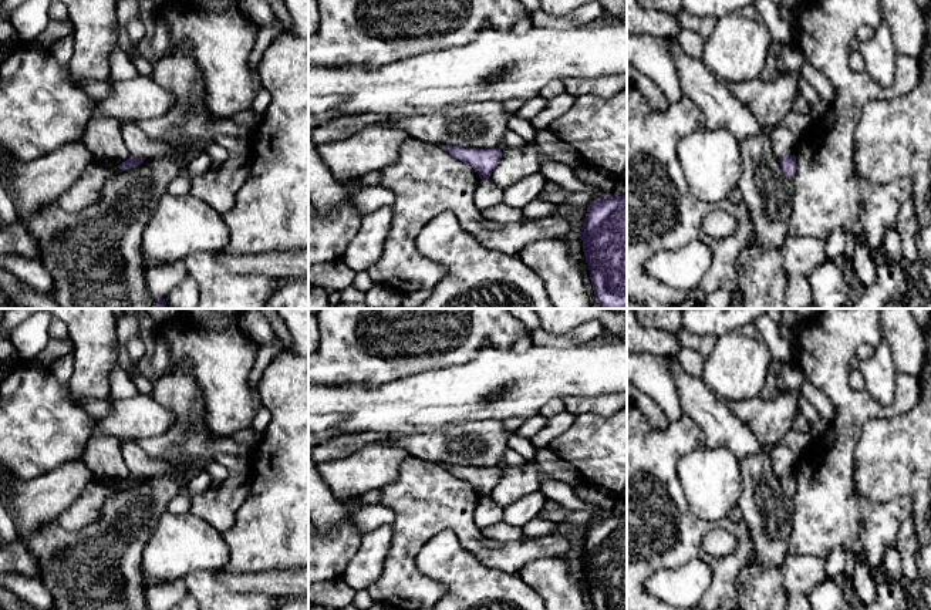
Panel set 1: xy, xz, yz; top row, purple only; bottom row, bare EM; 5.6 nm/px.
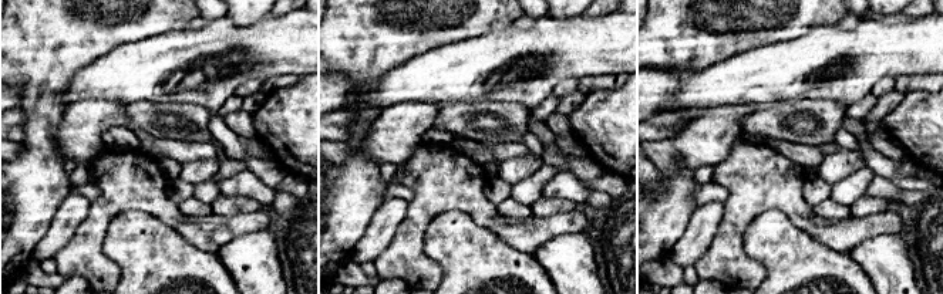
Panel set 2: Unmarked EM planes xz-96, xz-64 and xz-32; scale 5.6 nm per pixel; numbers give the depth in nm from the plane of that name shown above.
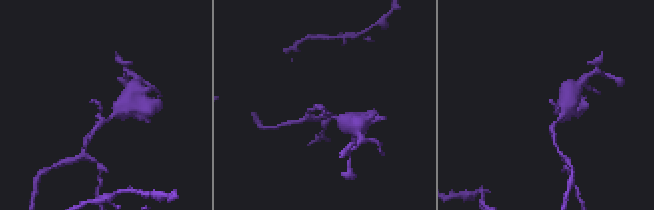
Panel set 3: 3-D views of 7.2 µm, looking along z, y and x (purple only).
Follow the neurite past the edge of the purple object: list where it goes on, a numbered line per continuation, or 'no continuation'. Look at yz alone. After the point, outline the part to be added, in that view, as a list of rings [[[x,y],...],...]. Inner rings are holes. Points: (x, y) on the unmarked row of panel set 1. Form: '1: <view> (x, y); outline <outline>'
no continuation

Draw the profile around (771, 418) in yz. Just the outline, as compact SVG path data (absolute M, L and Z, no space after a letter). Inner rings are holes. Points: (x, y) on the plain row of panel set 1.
M785 392L770 398L748 398L728 401L718 397L728 410L745 422L763 445L777 444L790 429L799 414L799 401L795 394Z

